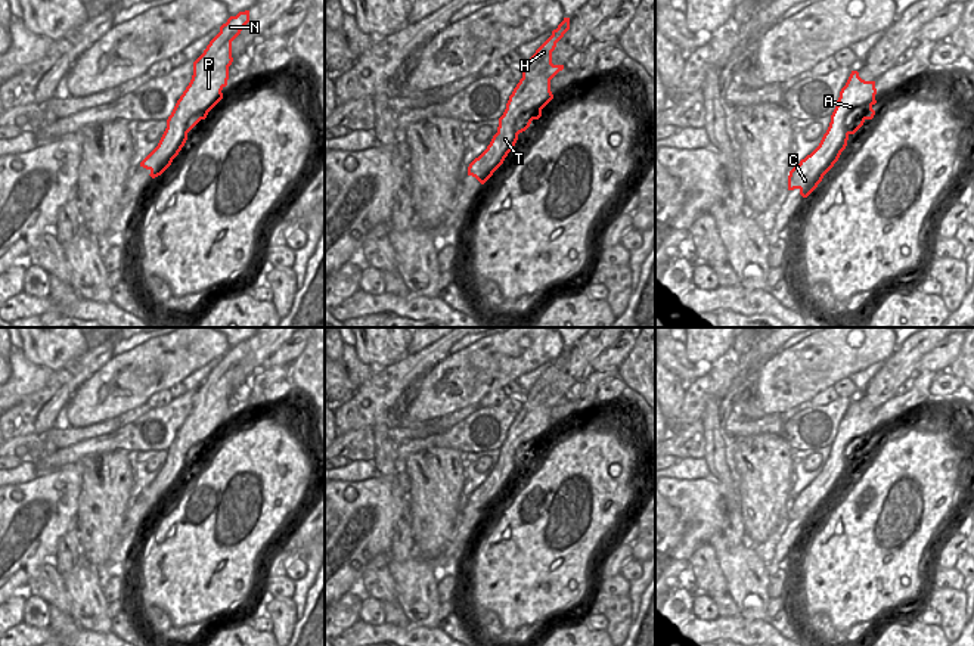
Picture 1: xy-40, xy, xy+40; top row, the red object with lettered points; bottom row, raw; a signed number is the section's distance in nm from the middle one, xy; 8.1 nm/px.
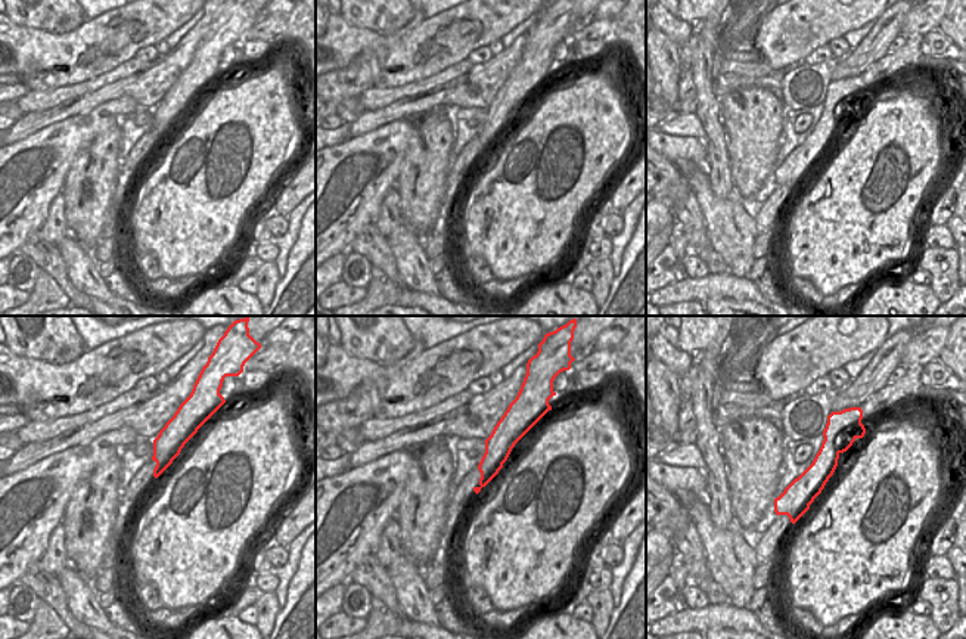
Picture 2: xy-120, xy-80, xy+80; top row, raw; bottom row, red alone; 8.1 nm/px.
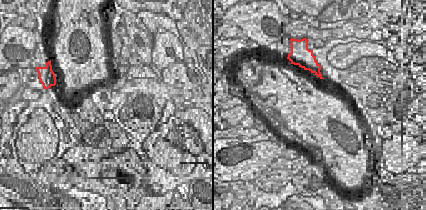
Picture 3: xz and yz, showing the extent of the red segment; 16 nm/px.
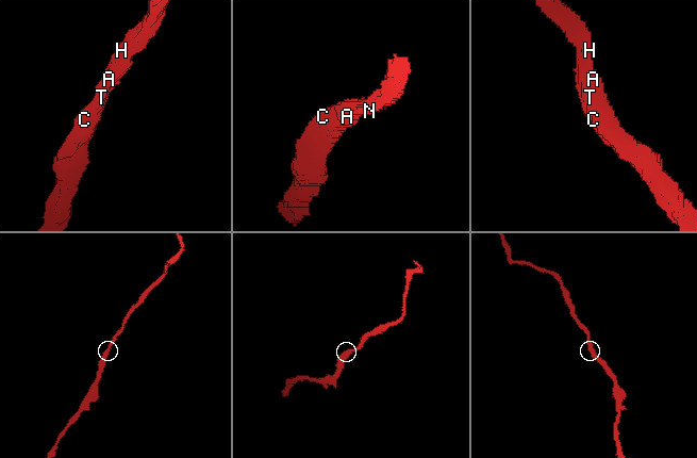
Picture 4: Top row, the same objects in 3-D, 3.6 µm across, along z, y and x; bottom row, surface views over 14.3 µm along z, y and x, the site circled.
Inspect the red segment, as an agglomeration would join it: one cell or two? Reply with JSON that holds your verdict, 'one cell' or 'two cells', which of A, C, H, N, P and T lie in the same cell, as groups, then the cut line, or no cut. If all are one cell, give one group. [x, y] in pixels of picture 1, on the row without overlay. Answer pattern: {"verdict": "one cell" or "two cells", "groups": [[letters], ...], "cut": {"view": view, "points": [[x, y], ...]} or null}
{"verdict": "one cell", "groups": [["A", "C", "H", "N", "P", "T"]], "cut": null}

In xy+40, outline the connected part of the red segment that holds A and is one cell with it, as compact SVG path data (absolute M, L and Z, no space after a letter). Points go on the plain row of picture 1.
M852 401L819 476L790 501L788 521L798 519L807 528L818 518L846 479L849 466L874 448L875 425L875 411L865 411Z

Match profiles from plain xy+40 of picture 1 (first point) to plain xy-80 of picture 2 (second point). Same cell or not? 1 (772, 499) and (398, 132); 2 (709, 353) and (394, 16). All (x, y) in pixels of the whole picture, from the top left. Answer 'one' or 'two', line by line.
1: two
2: one

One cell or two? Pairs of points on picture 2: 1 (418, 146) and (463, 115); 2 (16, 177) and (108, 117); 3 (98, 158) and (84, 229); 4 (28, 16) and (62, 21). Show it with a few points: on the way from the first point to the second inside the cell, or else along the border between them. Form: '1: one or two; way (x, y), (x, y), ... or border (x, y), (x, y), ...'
1: two; border (456, 108), (454, 142), (447, 155)
2: one; way (39, 164), (62, 140), (86, 127)
3: one; way (93, 176), (87, 191), (86, 211)
4: one; way (37, 16), (53, 16)

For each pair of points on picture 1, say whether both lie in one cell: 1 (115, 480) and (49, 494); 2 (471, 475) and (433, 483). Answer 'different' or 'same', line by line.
1: different
2: different

